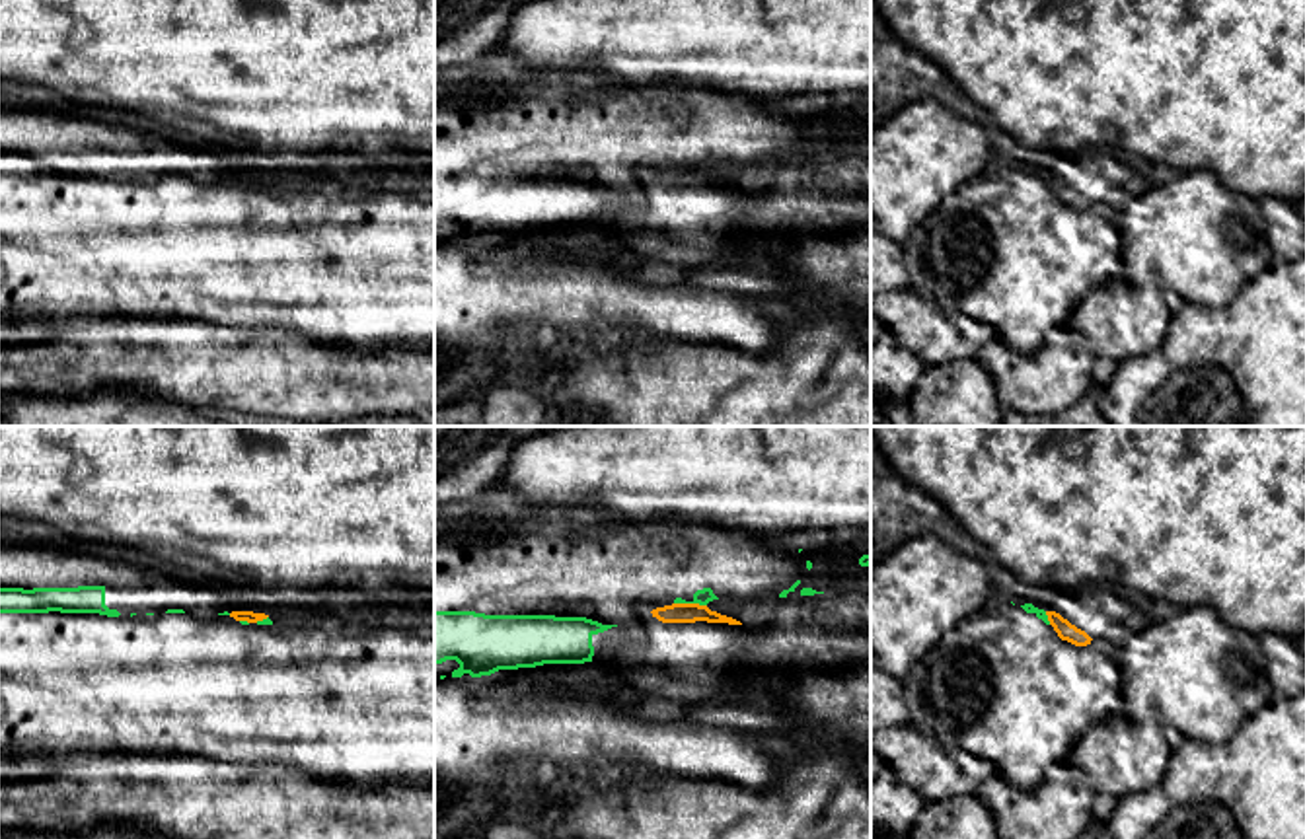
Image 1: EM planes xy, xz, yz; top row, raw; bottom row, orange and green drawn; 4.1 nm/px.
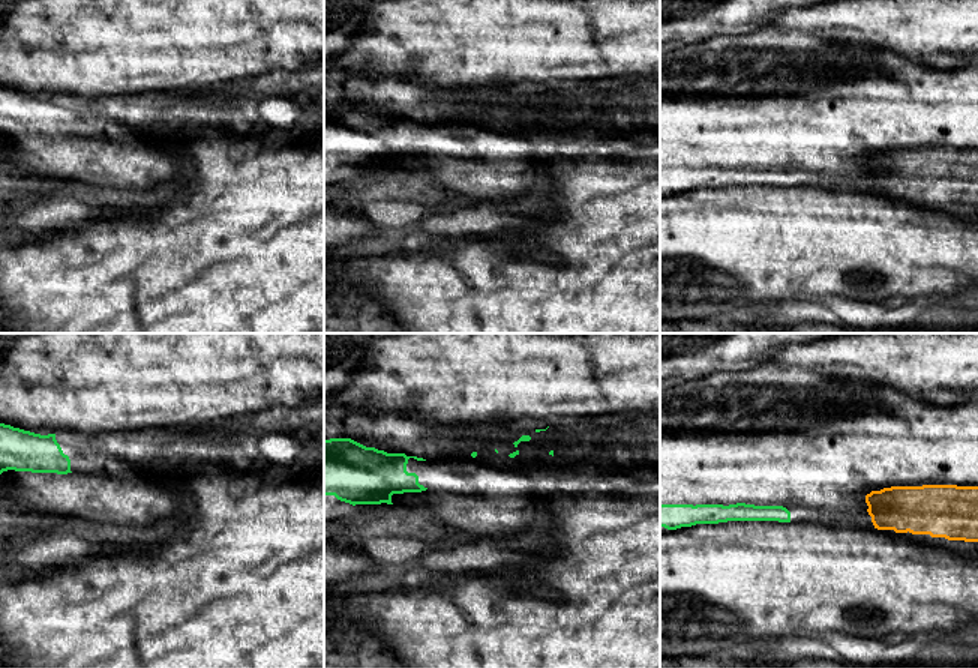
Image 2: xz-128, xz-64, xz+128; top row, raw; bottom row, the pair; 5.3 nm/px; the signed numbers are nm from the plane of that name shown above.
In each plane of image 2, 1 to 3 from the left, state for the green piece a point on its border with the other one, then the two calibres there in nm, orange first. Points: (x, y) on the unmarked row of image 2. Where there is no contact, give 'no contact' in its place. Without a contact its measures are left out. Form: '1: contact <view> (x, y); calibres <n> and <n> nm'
1: no contact
2: no contact
3: no contact

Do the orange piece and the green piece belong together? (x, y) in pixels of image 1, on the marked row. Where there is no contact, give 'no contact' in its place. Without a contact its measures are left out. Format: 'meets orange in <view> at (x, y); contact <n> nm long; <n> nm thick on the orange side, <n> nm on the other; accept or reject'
meets orange in xz at (690, 604); contact 140 nm long; 80 nm thick on the orange side, 70 nm on the other; reject

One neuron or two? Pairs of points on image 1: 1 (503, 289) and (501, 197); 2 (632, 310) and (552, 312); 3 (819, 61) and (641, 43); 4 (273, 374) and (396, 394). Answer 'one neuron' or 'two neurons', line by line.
1: two neurons
2: one neuron
3: one neuron
4: one neuron

